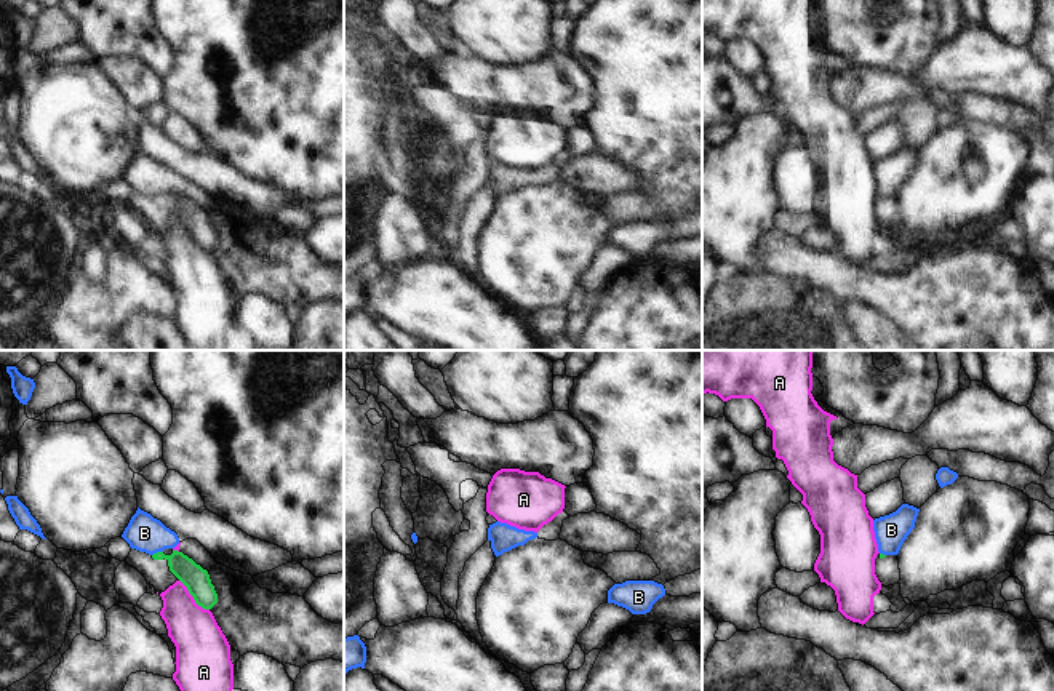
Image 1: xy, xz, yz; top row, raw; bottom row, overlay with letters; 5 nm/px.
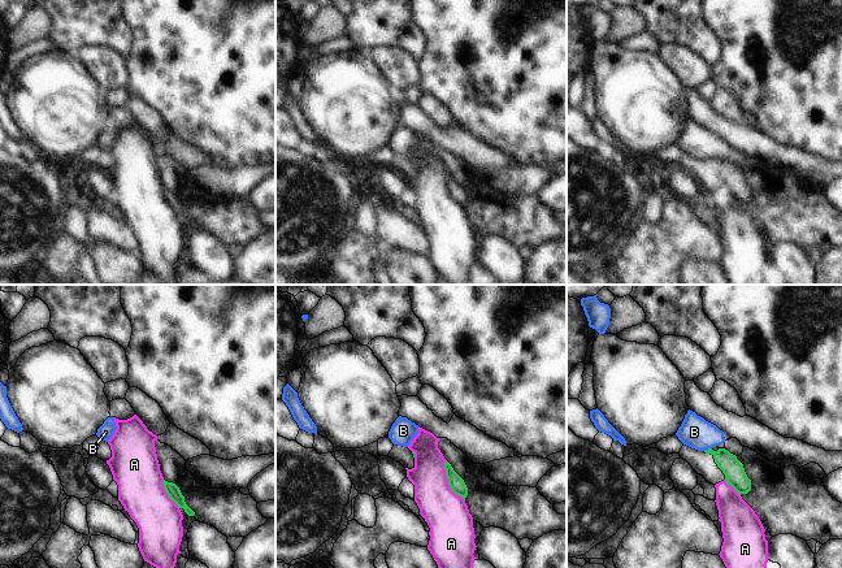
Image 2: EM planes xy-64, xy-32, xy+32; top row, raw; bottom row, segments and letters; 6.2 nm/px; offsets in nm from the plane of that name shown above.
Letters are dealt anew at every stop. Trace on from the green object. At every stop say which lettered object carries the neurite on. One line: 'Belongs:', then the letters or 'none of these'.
Belongs: none of these.

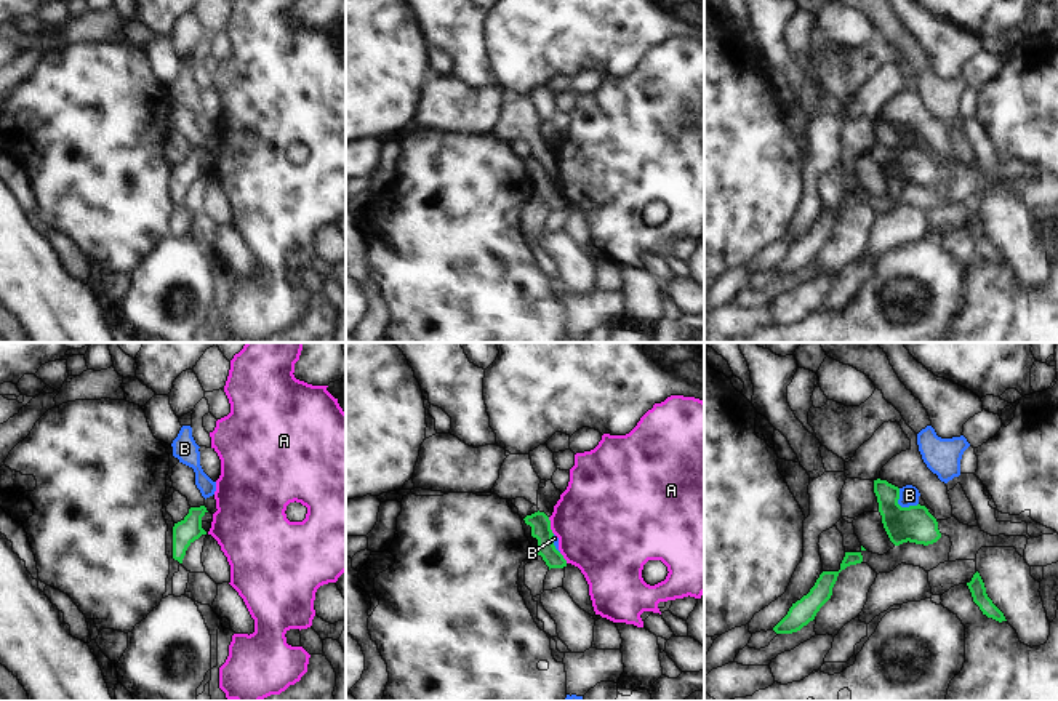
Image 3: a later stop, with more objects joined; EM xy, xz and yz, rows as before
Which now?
Belongs: none of these.

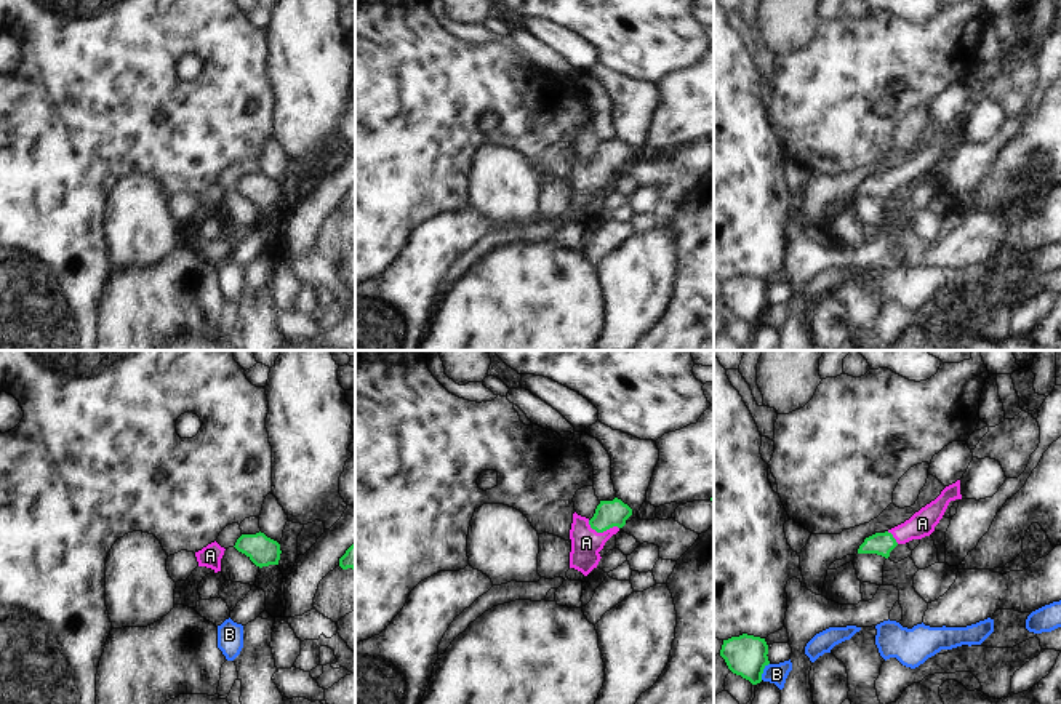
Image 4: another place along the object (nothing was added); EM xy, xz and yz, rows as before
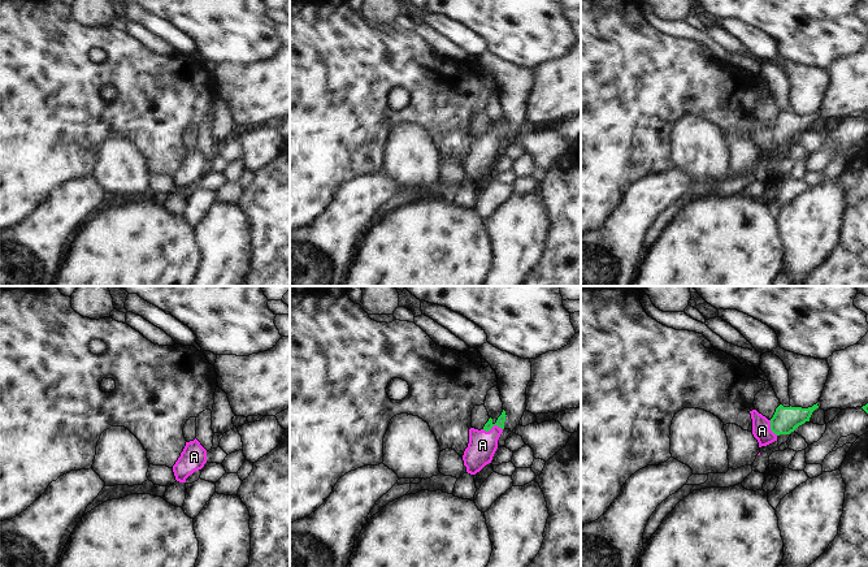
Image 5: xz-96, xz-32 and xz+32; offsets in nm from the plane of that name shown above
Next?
Belongs: A.

